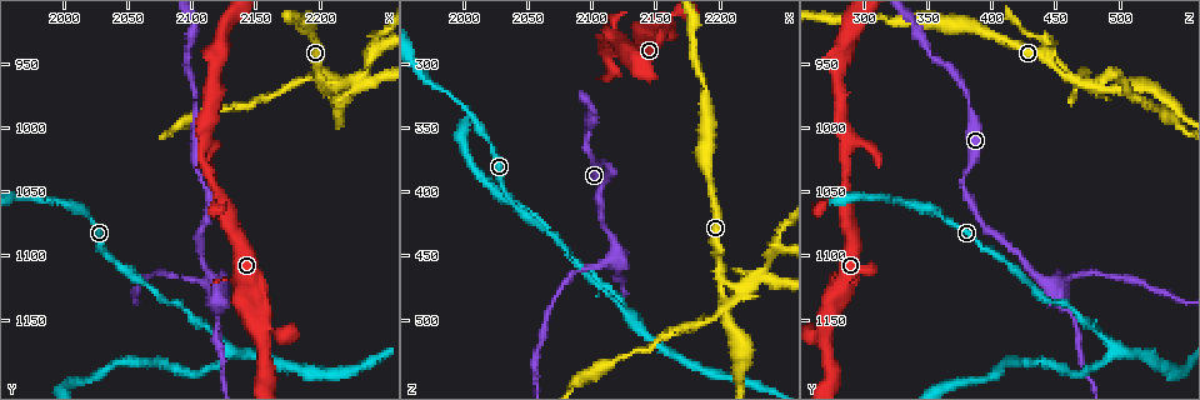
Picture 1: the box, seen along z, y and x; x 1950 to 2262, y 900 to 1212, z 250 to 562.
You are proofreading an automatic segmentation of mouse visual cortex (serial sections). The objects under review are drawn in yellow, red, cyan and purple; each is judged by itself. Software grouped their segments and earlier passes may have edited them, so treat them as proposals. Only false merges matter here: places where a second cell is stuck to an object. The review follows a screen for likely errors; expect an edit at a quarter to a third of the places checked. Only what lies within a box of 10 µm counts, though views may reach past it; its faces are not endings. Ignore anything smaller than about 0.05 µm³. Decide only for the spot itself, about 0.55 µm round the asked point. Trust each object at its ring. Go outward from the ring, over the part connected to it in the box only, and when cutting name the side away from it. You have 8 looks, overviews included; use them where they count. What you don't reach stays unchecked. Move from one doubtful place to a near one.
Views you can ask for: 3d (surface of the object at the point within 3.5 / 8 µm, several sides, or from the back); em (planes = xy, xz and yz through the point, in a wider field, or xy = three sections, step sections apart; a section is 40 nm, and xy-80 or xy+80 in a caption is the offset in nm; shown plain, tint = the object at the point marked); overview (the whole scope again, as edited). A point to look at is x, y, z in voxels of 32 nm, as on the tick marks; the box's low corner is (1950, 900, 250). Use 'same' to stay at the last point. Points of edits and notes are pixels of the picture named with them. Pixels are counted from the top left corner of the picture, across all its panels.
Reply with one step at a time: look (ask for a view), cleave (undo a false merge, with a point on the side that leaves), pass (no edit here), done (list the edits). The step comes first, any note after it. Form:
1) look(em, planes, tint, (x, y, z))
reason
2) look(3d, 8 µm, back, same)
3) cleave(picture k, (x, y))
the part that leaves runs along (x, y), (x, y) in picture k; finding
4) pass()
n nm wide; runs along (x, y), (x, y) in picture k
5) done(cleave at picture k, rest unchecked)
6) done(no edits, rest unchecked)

look(3d, 8 µm, (2118, 1120, 448))
a fork

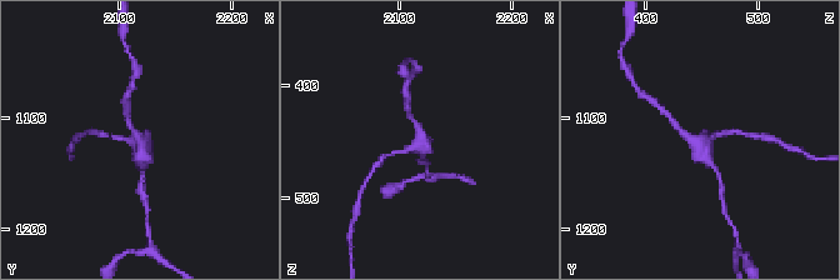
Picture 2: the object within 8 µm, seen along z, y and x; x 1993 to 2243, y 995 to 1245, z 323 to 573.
look(em, xy, step 1, tint, same)
3 arms; arms of 150, 200, 300 nm; need the tissue

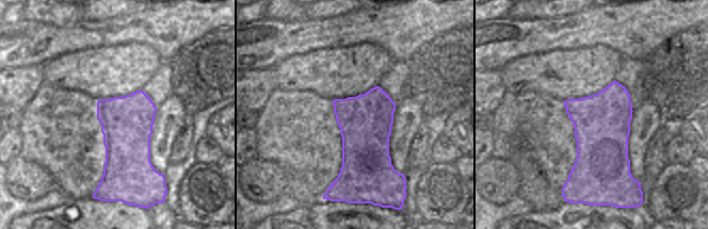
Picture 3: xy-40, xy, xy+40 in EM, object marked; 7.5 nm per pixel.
pass()
runs along (673, 120), (698, 139), (718, 173) in picture 2; one cell here

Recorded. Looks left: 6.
look(3d, 3.5 µm, back, (2126, 1170, 492))
abrupt turn

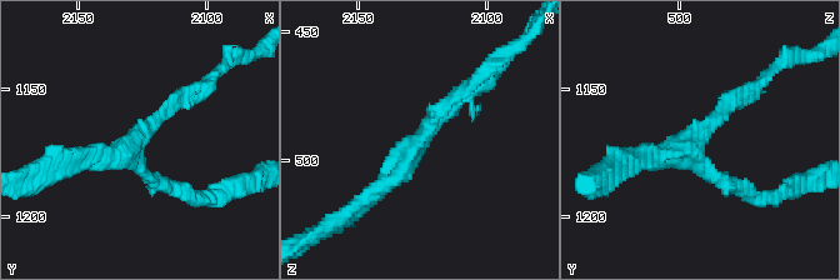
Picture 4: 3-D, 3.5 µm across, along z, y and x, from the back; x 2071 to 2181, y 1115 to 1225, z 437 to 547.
look(em, xy, step 5, tint, (2128, 1172, 492))
3 arms; arms of 100, 200, 250 nm

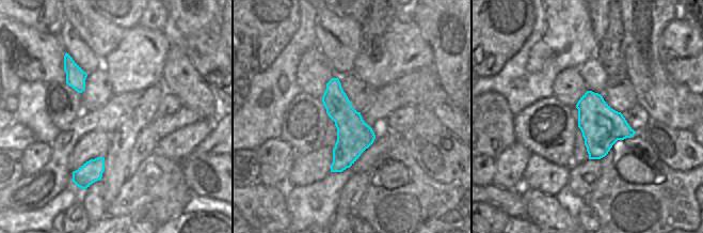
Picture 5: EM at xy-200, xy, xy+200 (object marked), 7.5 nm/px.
look(em, planes, tint, same)
cut it another way

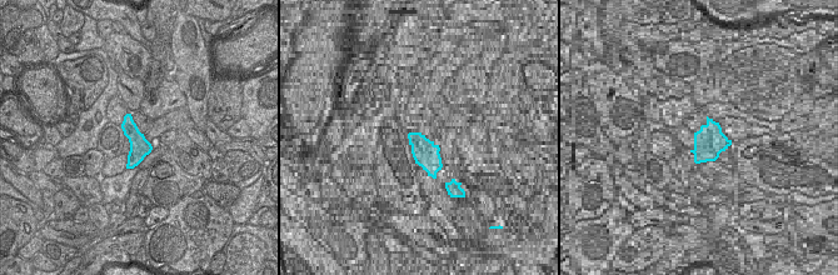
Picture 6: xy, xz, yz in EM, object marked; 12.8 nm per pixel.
pass()
runs along (469, 94), (361, 200) in picture 4; all the same cell

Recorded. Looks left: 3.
look(3d, 3.5 µm, (2204, 966, 484))
four arms meet

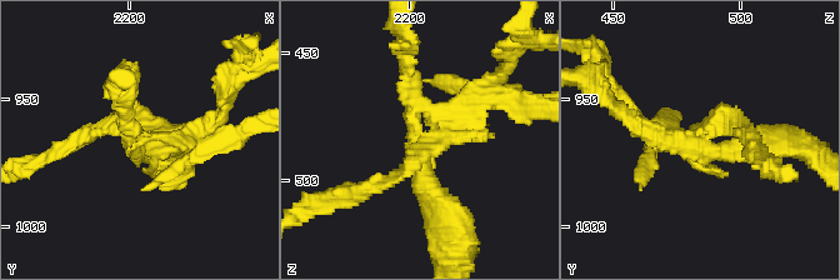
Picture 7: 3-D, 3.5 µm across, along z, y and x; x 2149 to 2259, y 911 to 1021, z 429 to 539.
look(em, xy, step 3, tint, (2203, 966, 485))

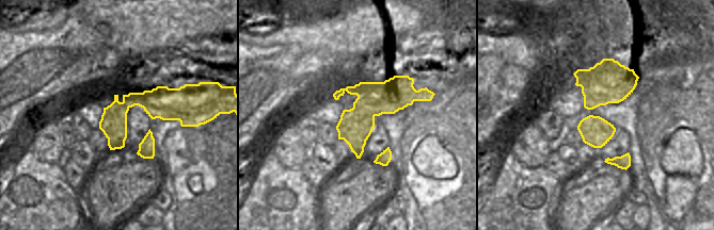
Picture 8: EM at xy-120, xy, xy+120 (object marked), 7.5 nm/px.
cleave(picture 7, (443, 84))
the part that leaves runs along (420, 144), (394, 179), (331, 198) in picture 7; a second cell is stuck on

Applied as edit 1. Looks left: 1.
done(cleave at picture 7, rest unchecked)

